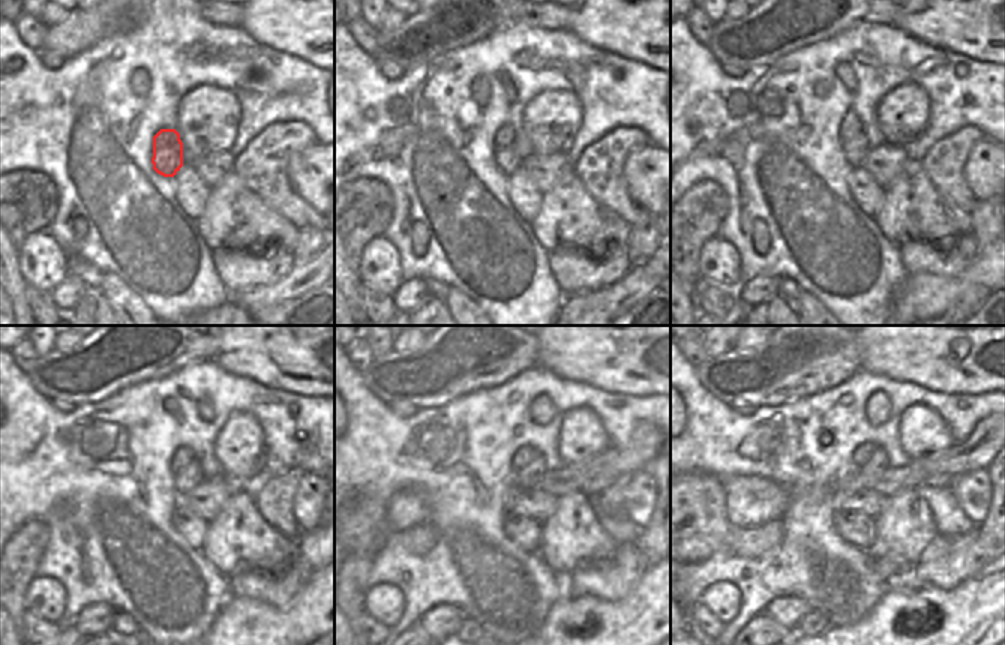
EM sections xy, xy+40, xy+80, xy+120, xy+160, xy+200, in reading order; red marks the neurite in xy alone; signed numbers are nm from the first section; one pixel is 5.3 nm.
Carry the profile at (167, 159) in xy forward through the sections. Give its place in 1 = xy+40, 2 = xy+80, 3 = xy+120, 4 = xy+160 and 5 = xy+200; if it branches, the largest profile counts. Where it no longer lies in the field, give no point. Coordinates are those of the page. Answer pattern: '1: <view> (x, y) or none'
1: xy+40 (512, 149)
2: xy+80 (854, 149)
3: xy+120 (192, 476)
4: xy+160 (527, 477)
5: xy+200 (878, 461)

